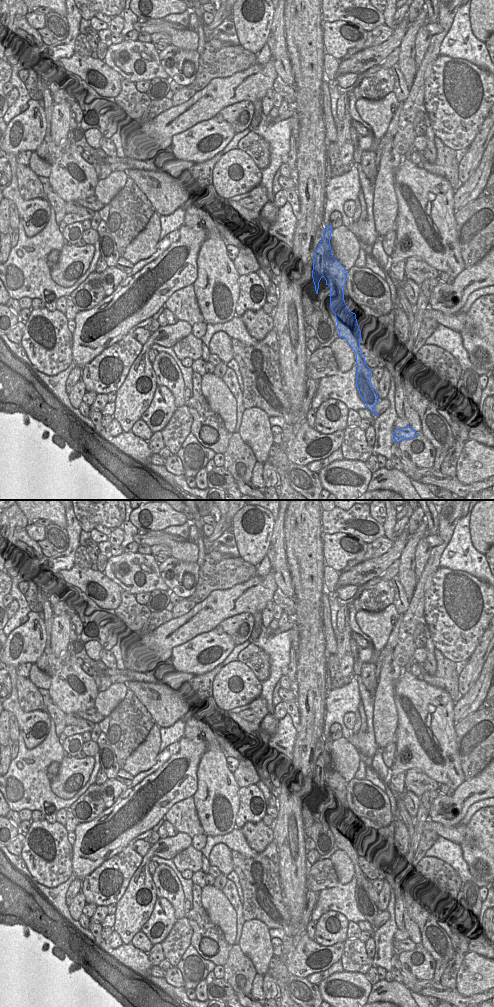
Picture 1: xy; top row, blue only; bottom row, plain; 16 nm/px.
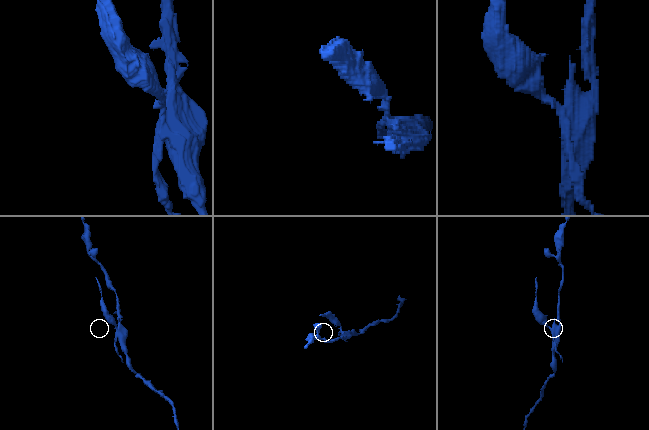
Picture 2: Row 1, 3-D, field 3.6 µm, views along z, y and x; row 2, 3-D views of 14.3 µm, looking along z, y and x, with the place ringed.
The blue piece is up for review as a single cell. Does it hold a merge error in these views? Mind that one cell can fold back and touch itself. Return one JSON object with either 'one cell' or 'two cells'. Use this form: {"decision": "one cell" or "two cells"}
{"decision": "two cells"}

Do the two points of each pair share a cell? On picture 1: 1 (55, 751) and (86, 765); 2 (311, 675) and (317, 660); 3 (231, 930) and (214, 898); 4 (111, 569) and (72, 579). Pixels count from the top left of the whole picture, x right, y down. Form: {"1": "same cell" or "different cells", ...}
{"1": "different cells", "2": "same cell", "3": "same cell", "4": "different cells"}

